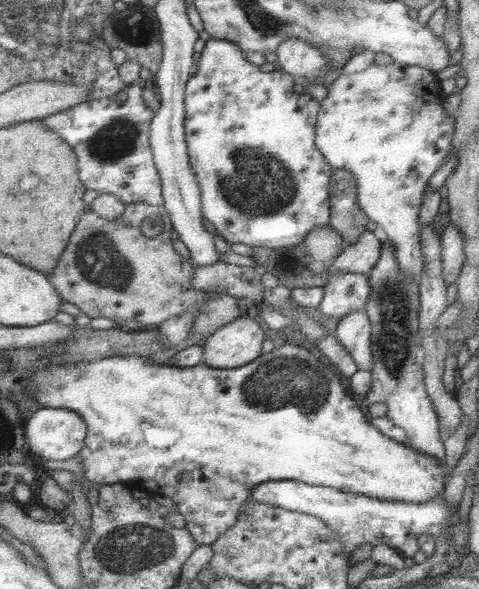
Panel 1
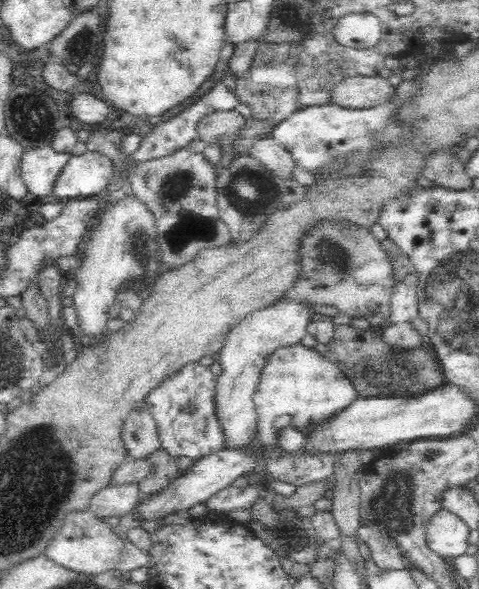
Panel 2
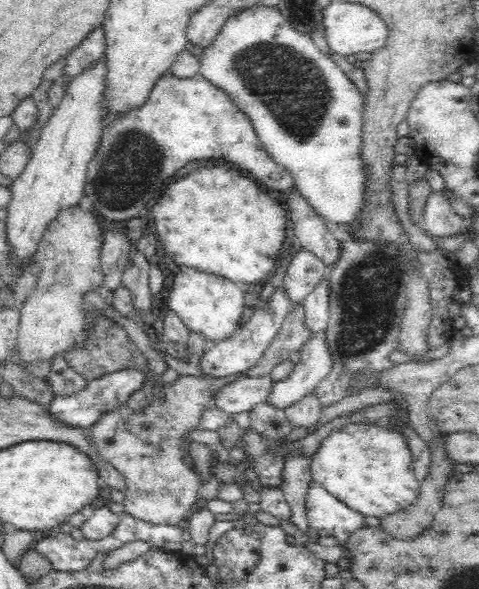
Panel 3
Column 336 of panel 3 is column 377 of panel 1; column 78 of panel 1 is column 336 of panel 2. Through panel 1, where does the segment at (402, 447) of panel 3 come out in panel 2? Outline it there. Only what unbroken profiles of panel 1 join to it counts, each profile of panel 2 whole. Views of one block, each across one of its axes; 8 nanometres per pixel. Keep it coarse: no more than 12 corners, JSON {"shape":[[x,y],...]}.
{"shape":[[302,343],[263,362],[253,394],[266,470],[298,485],[333,474],[336,454],[287,454],[357,396],[327,354]]}

